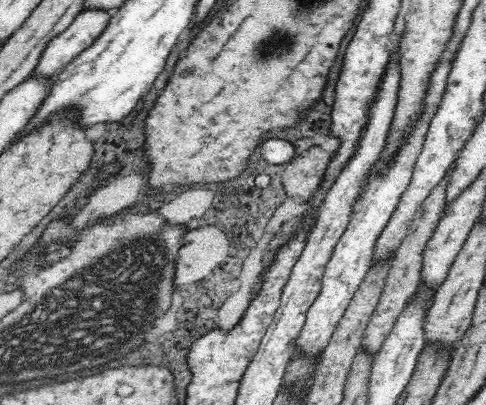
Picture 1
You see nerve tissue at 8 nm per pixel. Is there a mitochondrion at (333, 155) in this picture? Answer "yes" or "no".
no

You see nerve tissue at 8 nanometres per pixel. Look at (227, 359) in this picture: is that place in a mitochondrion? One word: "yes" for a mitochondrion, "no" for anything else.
no

